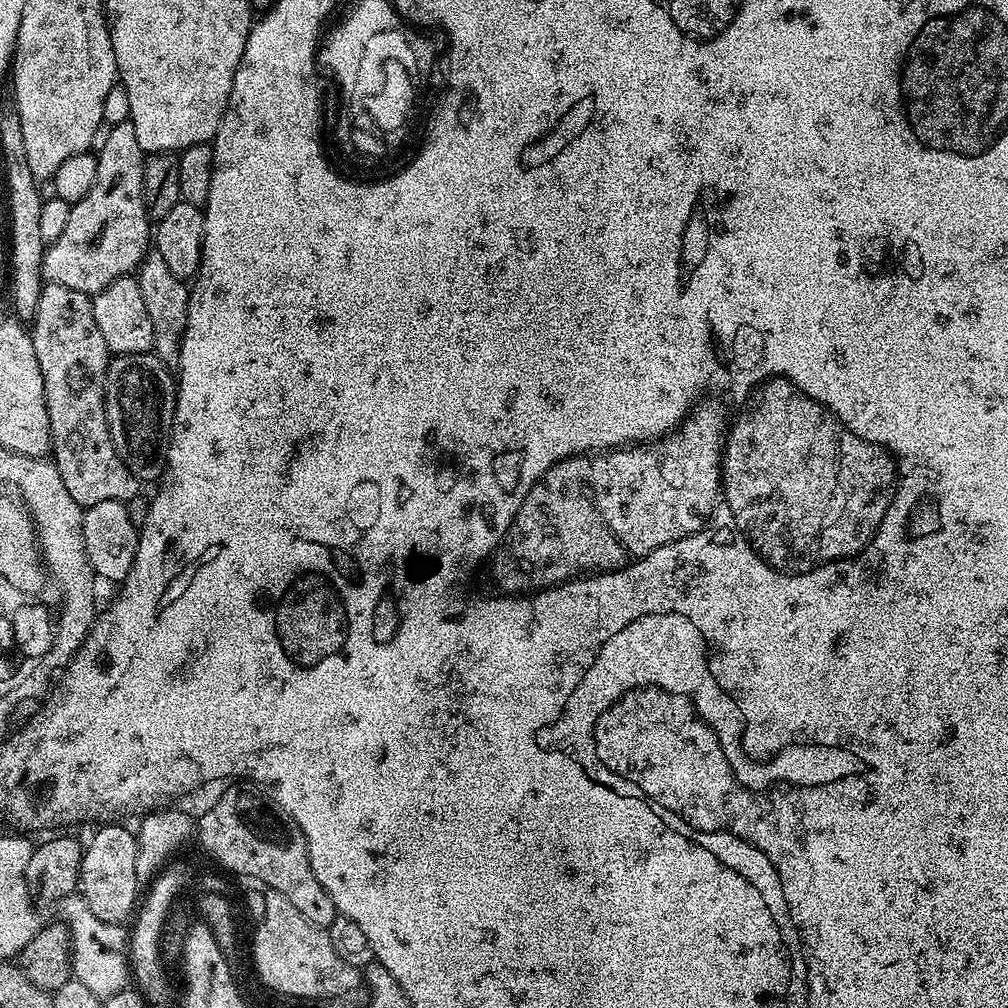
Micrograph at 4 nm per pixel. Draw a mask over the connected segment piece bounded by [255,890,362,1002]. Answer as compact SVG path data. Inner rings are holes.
M268 890L265 898L266 912L262 920L255 923L260 927L256 959L268 984L284 989L284 992L323 995L326 1002L331 1002L338 994L346 994L346 990L361 987L361 969L350 966L350 962L334 951L327 928L314 926L314 922L310 922L286 894Z

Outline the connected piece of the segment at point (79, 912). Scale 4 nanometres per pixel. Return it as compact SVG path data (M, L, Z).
M79 894L65 896L63 923L68 925L68 935L72 938L72 976L82 986L87 986L101 998L113 996L129 987L129 929L124 924L102 922L90 914L84 897Z

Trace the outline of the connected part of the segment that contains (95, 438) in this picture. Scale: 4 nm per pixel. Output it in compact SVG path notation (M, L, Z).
M45 283L40 291L36 312L30 321L30 331L34 342L34 354L38 354L38 370L42 370L42 382L46 390L46 410L50 414L52 431L51 459L58 474L62 474L62 483L70 493L70 498L85 509L98 506L98 502L123 500L141 495L142 484L124 465L118 450L112 441L108 429L108 419L104 409L104 379L108 373L110 353L98 322L94 322L92 296L87 292L70 290L70 286Z

